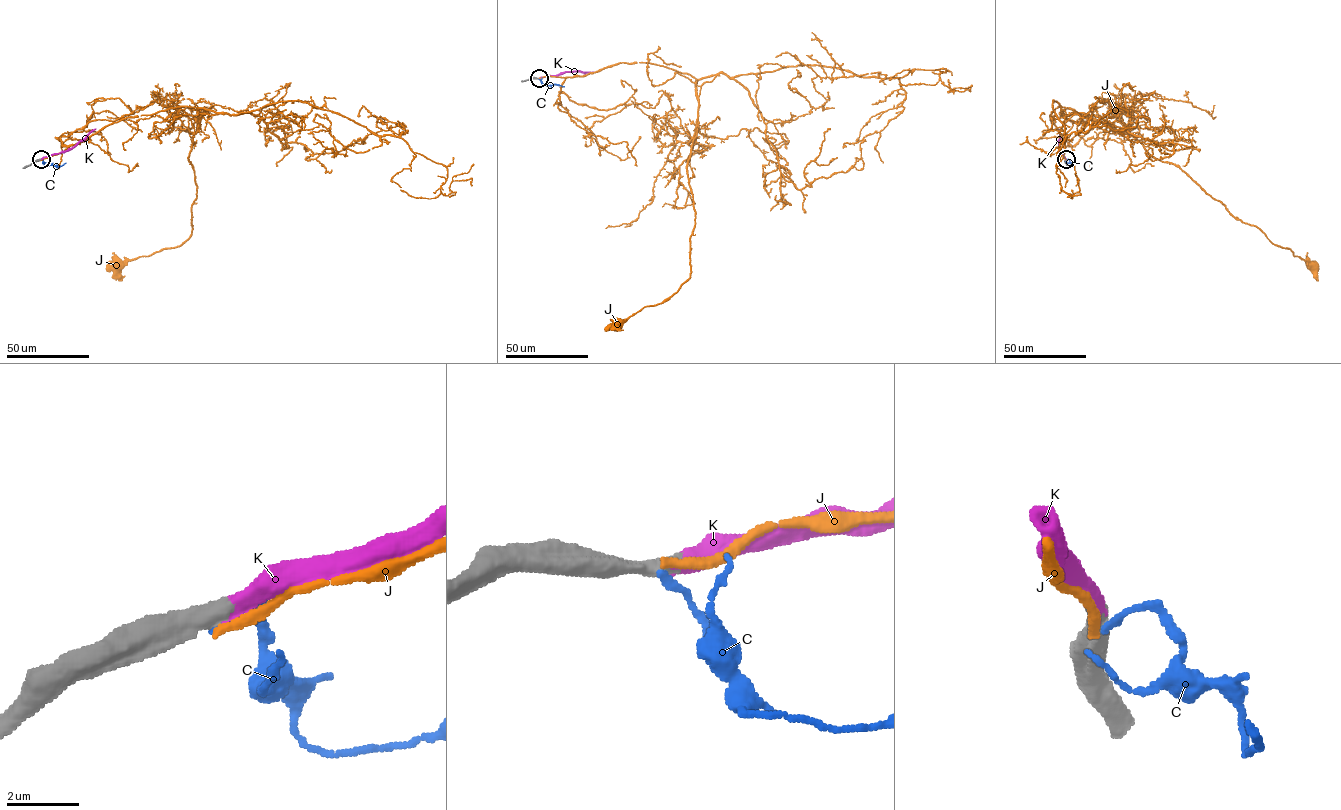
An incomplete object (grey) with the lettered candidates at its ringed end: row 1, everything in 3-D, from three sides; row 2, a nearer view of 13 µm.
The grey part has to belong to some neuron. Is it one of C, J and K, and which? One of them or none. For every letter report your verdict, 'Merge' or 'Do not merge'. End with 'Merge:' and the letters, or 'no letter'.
C: Do not merge
J: Do not merge
K: Merge
Merge: K

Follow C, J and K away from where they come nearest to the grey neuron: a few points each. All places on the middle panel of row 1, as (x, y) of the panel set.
C: (539, 78), (543, 85), (564, 86)
J: (539, 78), (564, 77), (559, 93), (598, 109), (664, 93), (692, 138), (690, 276), (616, 326)
K: (539, 78), (569, 72), (594, 73)

